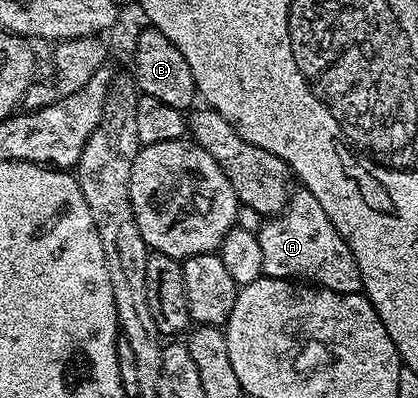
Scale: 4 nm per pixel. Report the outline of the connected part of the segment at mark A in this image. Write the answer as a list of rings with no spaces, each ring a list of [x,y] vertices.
[[[296,189],[288,197],[286,208],[264,222],[267,223],[258,227],[257,233],[261,244],[261,264],[266,277],[298,280],[338,294],[358,294],[362,291],[357,260],[353,260],[349,244],[345,244],[341,232],[333,228],[333,220],[325,216],[325,208],[317,204],[317,196],[313,196],[313,192]]]

